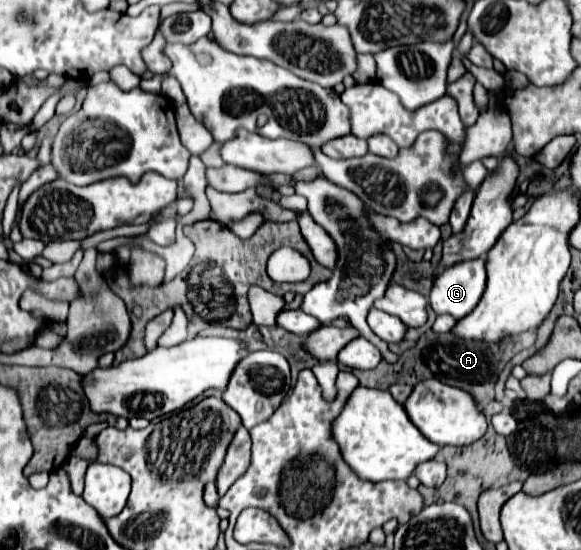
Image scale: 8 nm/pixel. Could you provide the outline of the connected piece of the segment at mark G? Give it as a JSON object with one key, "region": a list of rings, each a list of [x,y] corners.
{"region":[[[471,260],[443,270],[433,284],[429,302],[435,314],[451,314],[457,320],[473,312],[485,292],[485,260]]]}

